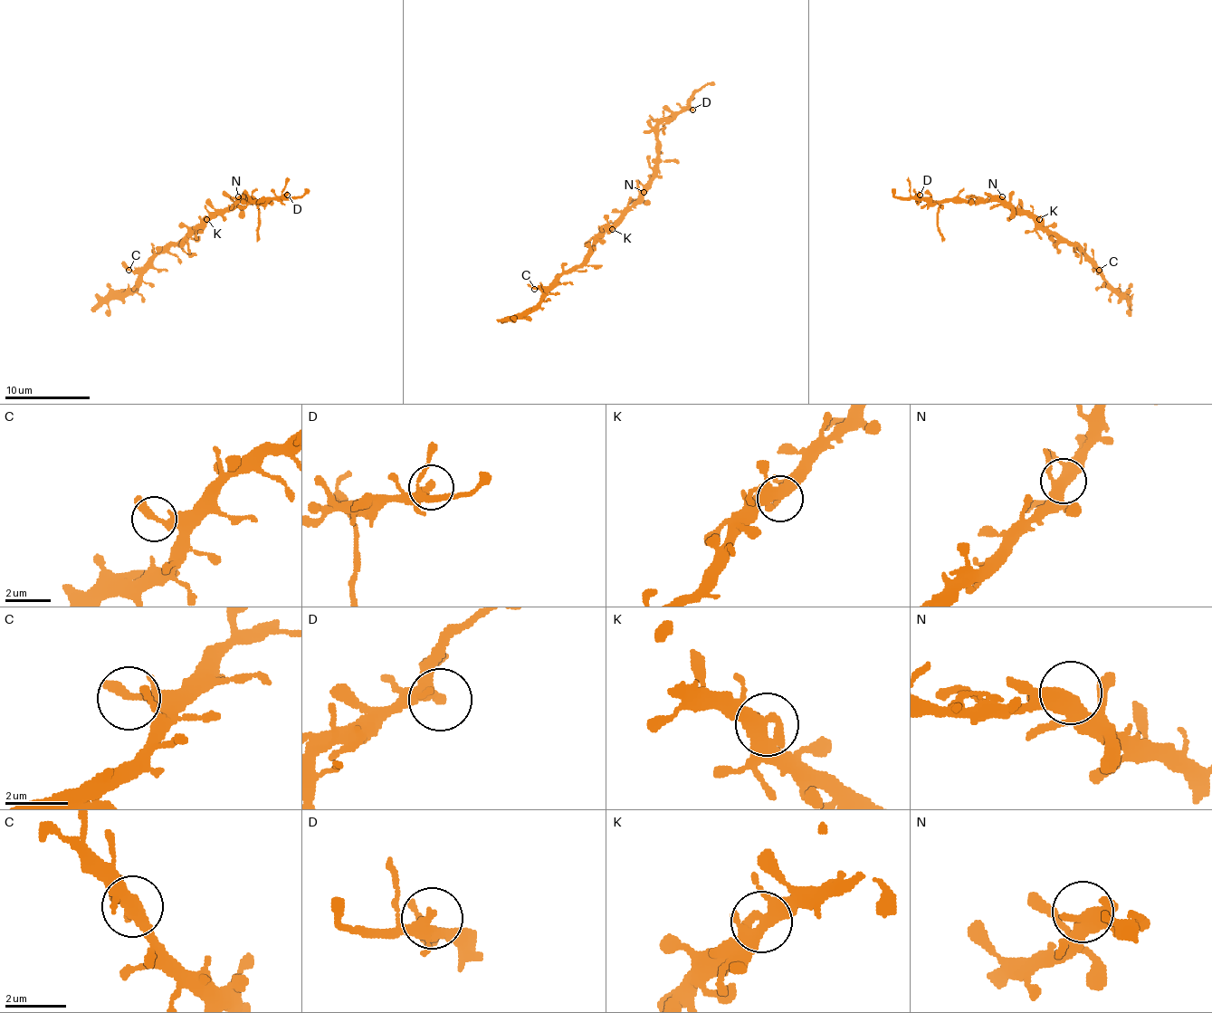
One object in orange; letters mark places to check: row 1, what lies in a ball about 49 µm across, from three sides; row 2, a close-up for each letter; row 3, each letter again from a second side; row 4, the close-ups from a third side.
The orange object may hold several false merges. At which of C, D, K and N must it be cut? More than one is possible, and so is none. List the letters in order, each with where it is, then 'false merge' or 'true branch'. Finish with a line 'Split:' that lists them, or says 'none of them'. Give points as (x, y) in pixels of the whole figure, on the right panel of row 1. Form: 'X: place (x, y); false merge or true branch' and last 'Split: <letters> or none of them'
C: place (1099, 270); true branch
D: place (920, 195); true branch
K: place (1039, 219); true branch
N: place (1002, 196); true branch
Split: none of them

